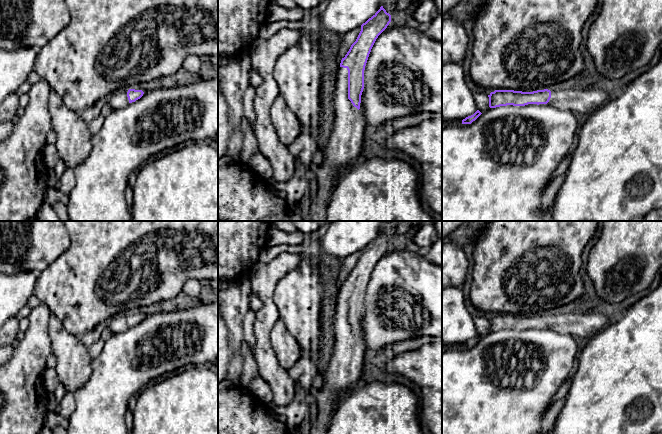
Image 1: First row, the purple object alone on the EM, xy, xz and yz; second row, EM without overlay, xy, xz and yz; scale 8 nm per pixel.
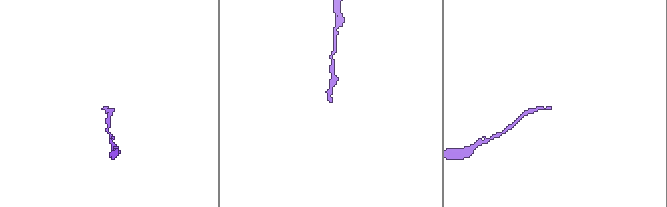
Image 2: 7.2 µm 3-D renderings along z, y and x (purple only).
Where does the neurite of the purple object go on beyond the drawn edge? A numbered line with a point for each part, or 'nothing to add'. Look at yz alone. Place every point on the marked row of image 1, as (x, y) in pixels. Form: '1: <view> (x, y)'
1: yz (578, 100)

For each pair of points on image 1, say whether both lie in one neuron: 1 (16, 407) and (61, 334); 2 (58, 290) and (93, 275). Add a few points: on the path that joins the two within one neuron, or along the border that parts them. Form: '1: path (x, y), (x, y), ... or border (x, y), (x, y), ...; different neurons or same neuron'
1: border (48, 326), (48, 335), (53, 352); different neurons
2: path (67, 287), (81, 287), (84, 284); same neuron

